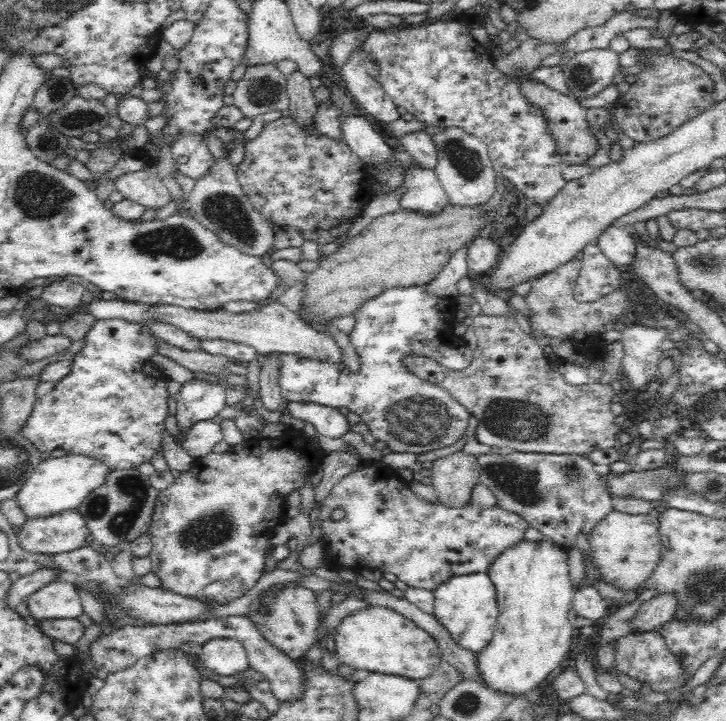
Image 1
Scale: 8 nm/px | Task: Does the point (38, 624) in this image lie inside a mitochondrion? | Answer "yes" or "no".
no

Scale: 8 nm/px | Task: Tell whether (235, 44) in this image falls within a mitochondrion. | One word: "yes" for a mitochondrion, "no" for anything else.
no

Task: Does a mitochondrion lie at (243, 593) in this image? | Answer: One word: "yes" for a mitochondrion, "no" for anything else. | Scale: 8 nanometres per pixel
no

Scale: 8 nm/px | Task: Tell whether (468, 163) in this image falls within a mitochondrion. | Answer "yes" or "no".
yes

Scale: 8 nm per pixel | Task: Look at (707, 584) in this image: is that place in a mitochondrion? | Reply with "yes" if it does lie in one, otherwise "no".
yes

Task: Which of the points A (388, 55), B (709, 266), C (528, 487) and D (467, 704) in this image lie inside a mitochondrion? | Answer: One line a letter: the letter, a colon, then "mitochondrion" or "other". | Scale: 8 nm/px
A: mitochondrion
B: mitochondrion
C: mitochondrion
D: mitochondrion

